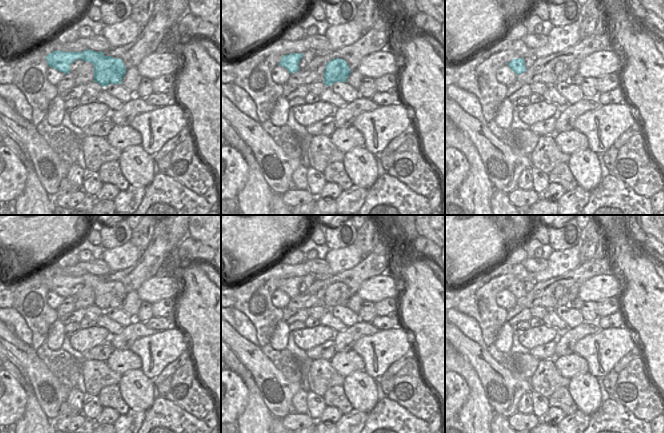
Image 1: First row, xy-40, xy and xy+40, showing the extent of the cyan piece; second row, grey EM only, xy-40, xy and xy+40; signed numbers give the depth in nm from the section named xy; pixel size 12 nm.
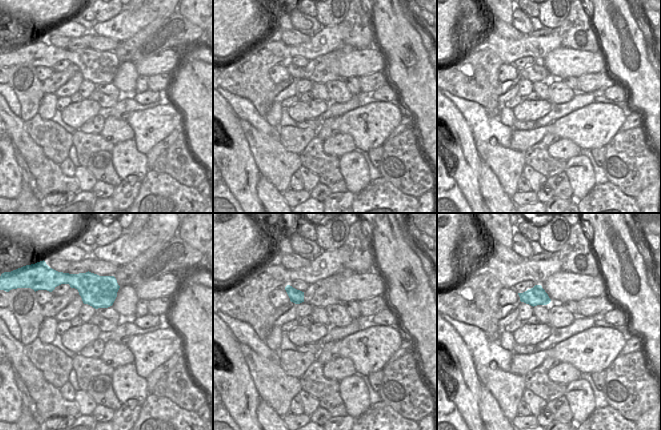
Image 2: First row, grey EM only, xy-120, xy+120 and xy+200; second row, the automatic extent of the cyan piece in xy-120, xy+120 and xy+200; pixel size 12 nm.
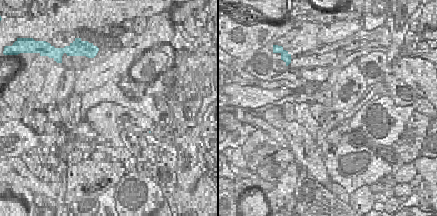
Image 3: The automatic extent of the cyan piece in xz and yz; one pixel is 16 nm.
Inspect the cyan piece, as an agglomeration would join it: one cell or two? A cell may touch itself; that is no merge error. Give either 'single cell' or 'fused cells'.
single cell

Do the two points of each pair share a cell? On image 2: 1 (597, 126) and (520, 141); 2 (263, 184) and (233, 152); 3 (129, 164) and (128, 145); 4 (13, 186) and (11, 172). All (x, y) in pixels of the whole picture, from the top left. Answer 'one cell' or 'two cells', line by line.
1: one cell
2: two cells
3: one cell
4: one cell

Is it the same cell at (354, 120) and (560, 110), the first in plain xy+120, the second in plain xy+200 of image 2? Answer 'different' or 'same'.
different

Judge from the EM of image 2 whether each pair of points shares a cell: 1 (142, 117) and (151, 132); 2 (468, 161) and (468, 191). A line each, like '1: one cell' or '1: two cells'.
1: one cell
2: one cell

